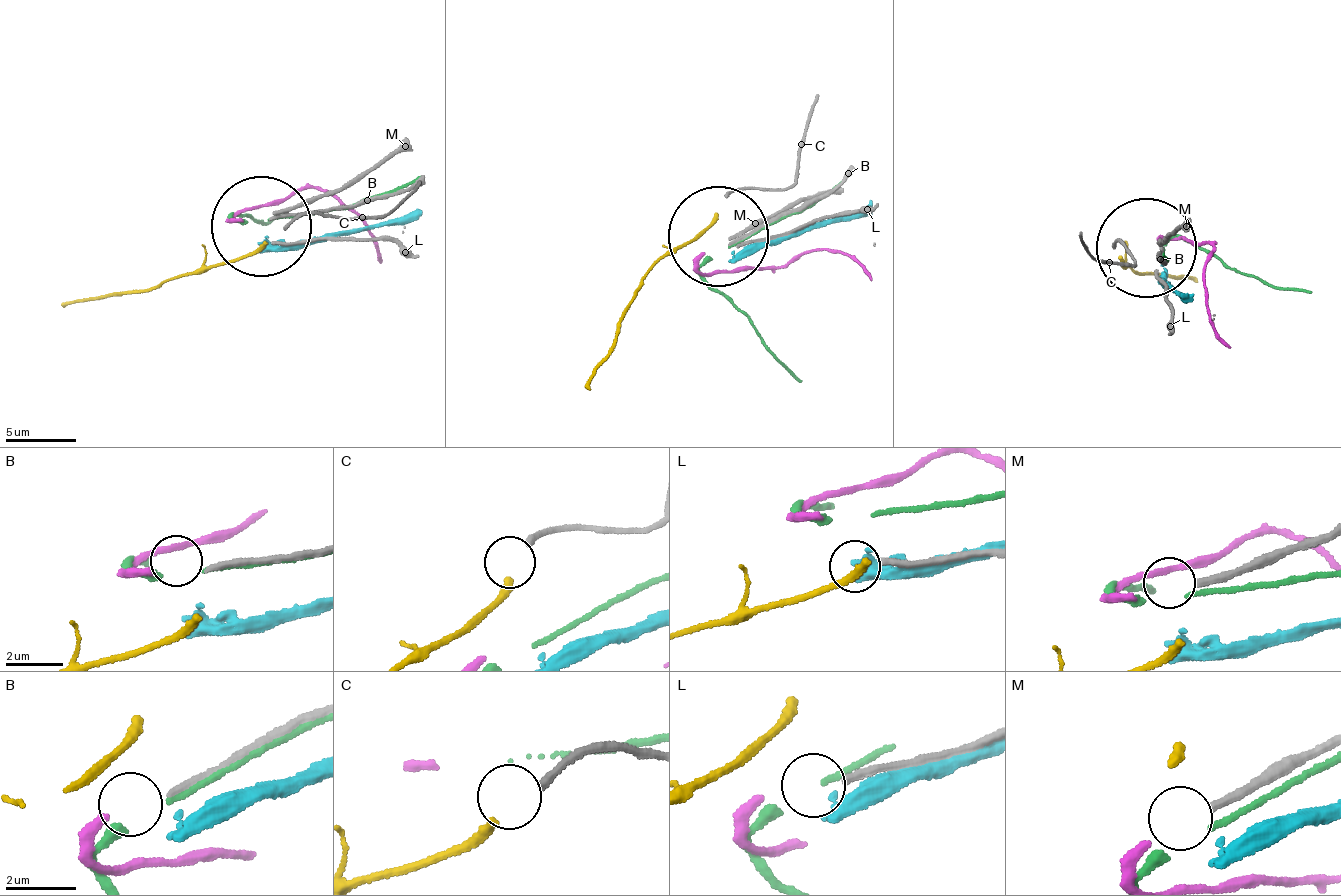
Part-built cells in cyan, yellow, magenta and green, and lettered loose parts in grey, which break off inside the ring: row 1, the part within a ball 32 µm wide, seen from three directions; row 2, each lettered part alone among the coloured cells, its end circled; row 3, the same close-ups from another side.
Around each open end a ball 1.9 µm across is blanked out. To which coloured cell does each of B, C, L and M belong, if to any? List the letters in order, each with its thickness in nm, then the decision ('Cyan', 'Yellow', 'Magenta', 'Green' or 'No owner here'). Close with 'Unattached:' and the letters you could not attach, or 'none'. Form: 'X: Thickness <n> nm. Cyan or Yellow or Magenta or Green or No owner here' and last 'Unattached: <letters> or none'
B: Thickness 200 nm. No owner here
C: Thickness 240 nm. No owner here
L: Thickness 240 nm. No owner here
M: Thickness 240 nm. No owner here
Unattached: B, C, L, M

